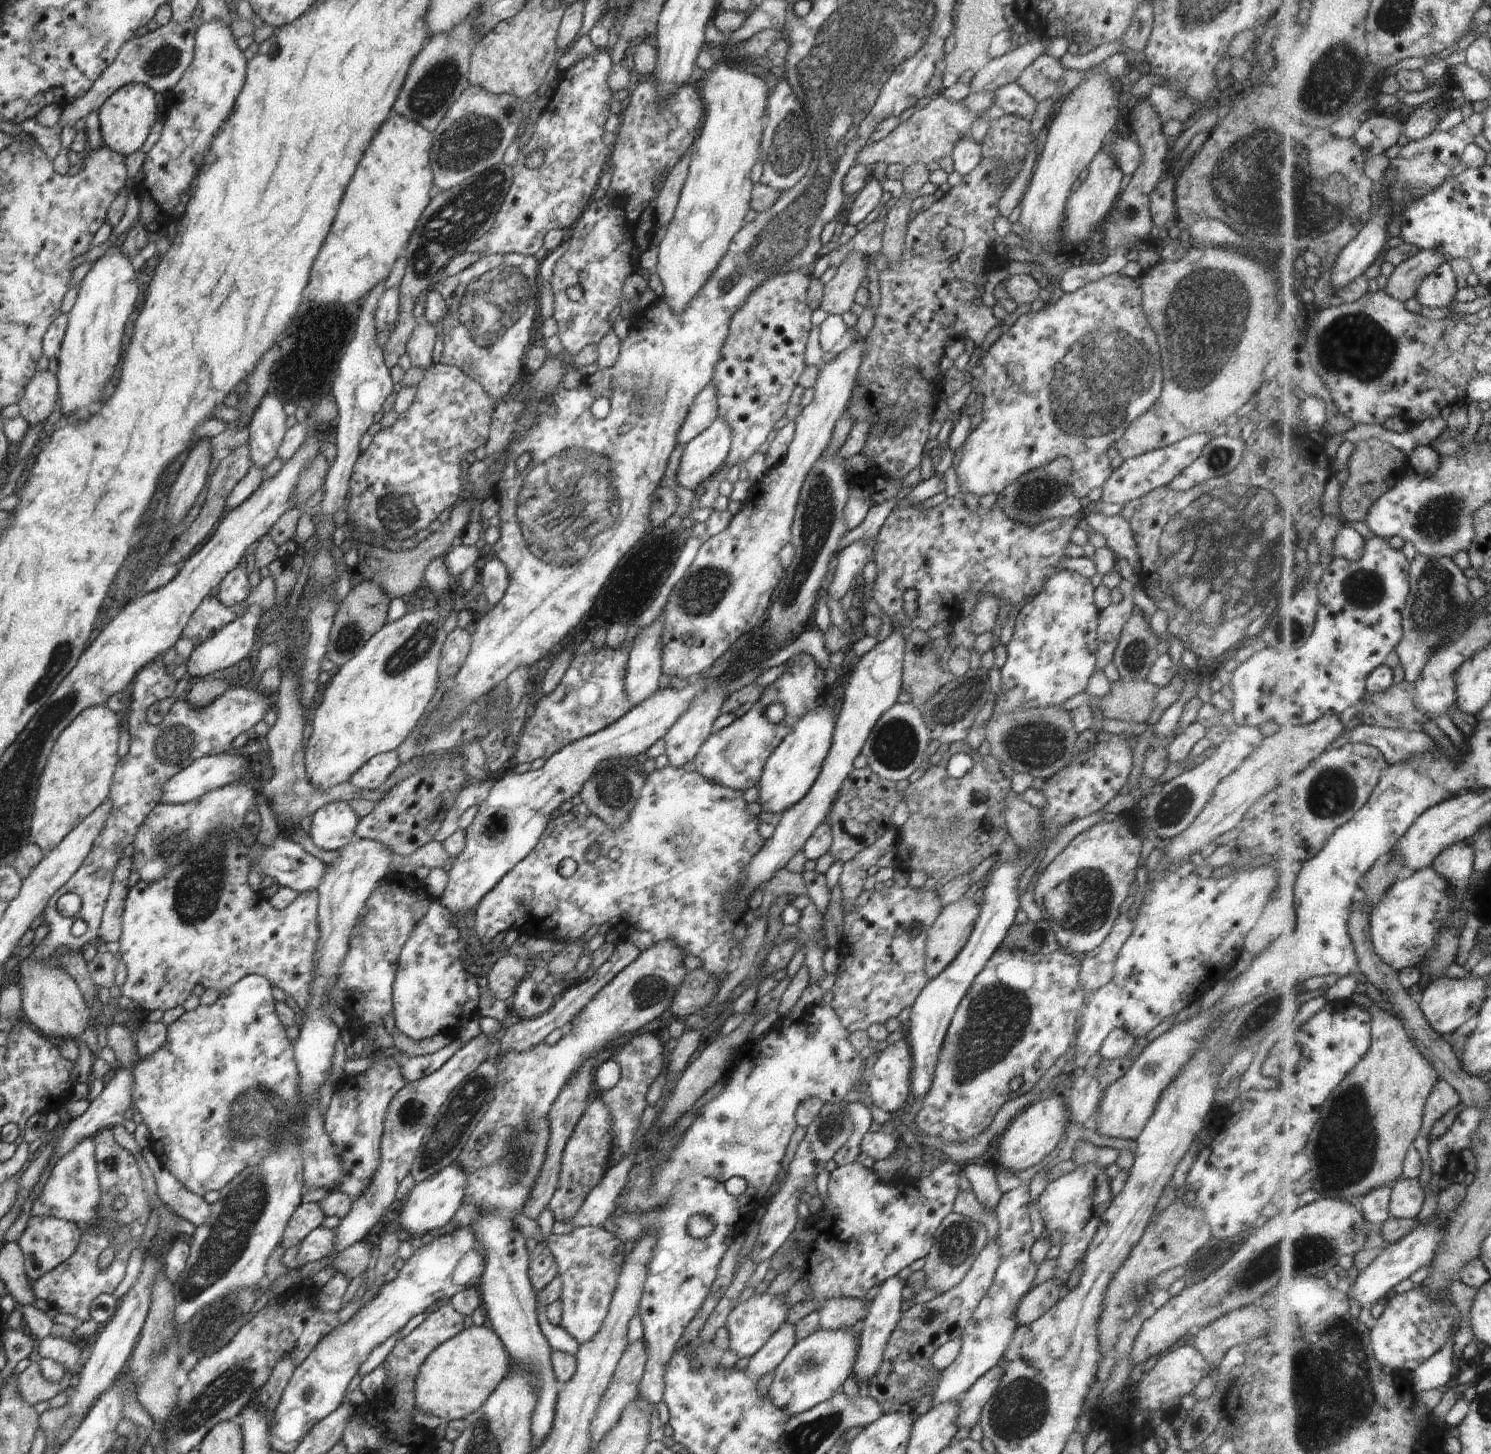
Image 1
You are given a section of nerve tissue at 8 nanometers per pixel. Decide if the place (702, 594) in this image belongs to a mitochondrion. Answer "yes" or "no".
yes

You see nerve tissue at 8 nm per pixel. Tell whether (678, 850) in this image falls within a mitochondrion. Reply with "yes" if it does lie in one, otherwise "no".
yes

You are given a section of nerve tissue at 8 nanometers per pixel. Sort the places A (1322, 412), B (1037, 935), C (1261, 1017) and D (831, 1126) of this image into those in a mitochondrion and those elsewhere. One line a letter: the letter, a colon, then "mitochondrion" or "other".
A: other
B: mitochondrion
C: mitochondrion
D: mitochondrion

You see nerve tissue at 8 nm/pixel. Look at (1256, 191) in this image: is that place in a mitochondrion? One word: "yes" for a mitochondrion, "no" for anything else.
yes

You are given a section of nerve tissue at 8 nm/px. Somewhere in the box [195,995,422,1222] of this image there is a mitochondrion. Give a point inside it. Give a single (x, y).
(255, 1111)

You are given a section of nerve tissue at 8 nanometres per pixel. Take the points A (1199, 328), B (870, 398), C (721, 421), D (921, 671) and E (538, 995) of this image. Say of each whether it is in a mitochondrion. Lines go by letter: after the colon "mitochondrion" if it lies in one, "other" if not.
A: mitochondrion
B: other
C: other
D: mitochondrion
E: mitochondrion

